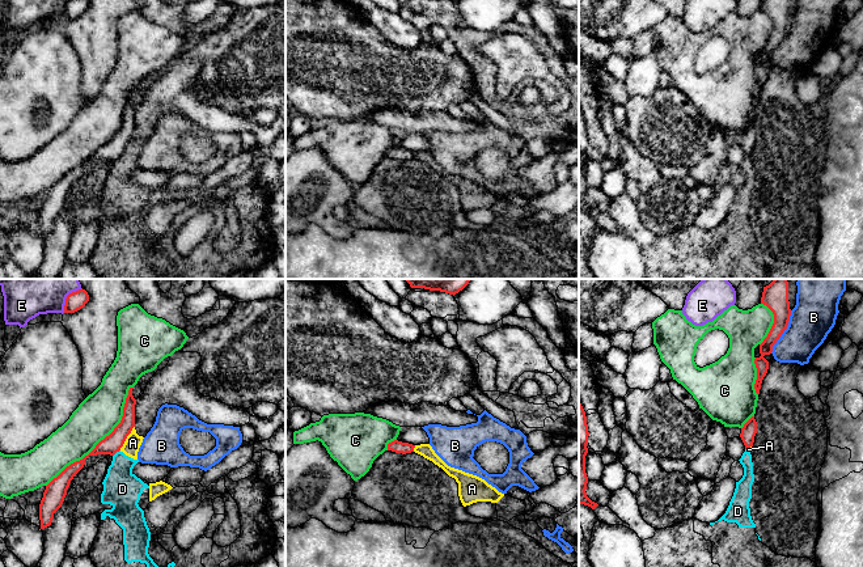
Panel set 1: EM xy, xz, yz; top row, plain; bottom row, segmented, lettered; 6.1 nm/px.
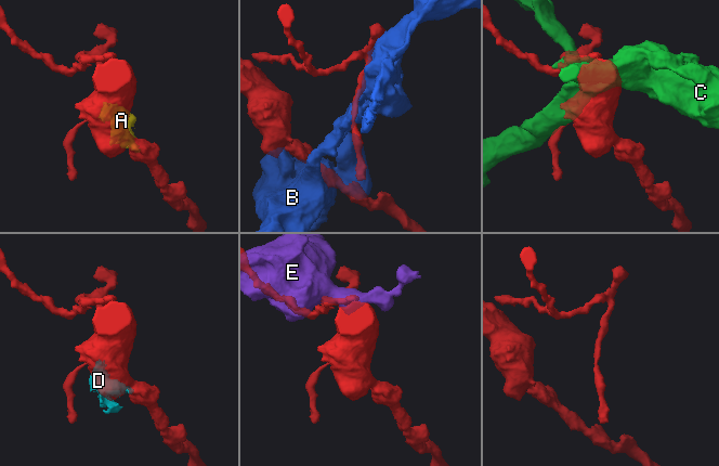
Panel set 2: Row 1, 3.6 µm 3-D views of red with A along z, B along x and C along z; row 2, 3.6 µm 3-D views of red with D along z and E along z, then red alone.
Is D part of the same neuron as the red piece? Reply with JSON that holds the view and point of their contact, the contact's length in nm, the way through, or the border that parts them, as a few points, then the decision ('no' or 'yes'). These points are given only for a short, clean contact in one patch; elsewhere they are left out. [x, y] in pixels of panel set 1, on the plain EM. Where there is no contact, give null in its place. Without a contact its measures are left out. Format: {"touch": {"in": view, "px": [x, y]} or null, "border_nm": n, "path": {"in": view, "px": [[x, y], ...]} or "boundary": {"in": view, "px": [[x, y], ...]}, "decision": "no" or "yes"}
{"touch": {"in": "xy", "px": [115, 159]}, "border_nm": 60, "boundary": {"in": "xy", "px": [[119, 156], [113, 163]]}, "decision": "no"}

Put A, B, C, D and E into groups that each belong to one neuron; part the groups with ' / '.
A D / B / C / E

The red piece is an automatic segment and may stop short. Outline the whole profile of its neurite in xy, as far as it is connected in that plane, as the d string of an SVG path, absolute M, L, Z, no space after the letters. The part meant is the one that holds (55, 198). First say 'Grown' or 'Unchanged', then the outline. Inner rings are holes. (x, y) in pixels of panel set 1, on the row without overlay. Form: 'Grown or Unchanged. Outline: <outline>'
Unchanged. Outline: M130 94L126 110L123 114L123 123L120 130L114 135L114 137L101 147L96 155L85 162L83 166L76 168L67 173L56 185L54 185L43 199L43 204L39 211L39 227L41 236L51 232L54 220L62 213L67 196L69 194L73 183L84 174L85 166L89 162L97 161L110 161L114 162L123 153L127 143L135 134L135 111L136 106L132 102L132 96Z

